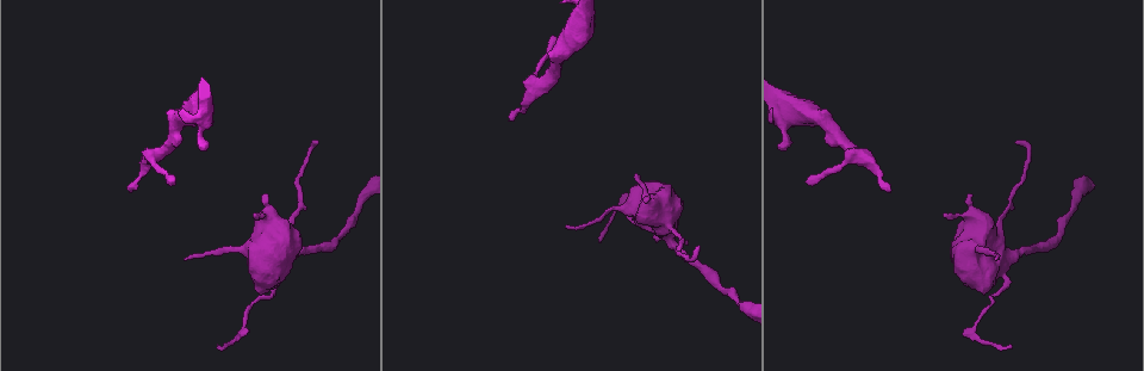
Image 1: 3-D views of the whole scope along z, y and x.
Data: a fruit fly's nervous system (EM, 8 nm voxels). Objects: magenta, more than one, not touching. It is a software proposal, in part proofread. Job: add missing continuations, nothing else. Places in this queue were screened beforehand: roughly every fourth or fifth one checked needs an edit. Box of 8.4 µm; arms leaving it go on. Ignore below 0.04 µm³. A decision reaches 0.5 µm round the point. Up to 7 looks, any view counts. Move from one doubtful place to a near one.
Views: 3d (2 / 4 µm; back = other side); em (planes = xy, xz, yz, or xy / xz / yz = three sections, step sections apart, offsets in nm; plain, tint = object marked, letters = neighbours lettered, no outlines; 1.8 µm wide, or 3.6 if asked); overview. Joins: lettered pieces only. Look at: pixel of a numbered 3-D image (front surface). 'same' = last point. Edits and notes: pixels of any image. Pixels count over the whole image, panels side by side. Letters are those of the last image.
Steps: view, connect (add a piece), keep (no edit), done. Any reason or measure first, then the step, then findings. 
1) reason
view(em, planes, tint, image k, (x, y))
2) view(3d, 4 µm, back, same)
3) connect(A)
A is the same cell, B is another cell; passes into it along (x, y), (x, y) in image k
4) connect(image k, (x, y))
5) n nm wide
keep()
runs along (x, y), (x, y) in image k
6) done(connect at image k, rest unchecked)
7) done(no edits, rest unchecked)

touches itself
view(3d, 4 µm, image 1, (1002, 290))

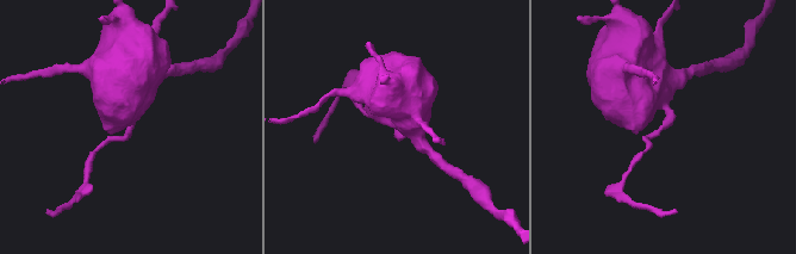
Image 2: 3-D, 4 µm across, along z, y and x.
view(em, xz, step 16, tint, image 2, (661, 129))

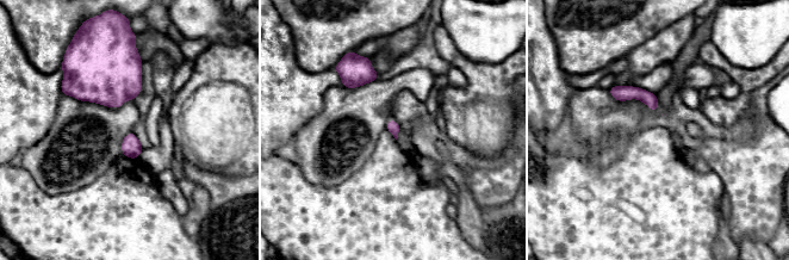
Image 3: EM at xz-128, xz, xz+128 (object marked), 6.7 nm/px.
view(em, planes, letters, same)

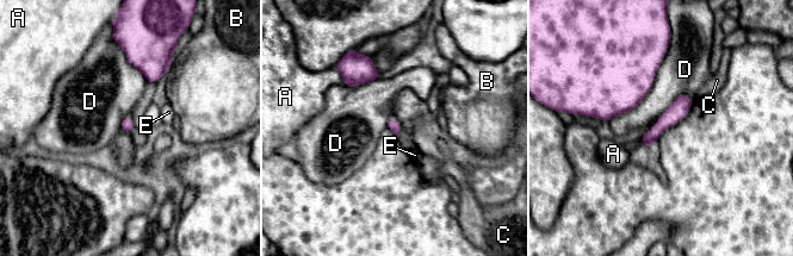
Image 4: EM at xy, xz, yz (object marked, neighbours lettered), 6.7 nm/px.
keep()
A, B, C, D and E are other cells; runs along (685, 98), (682, 105), (646, 143) in image 4; no lettered piece goes on from it

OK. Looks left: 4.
free end
view(3d, 4 µm, image 1, (784, 149))

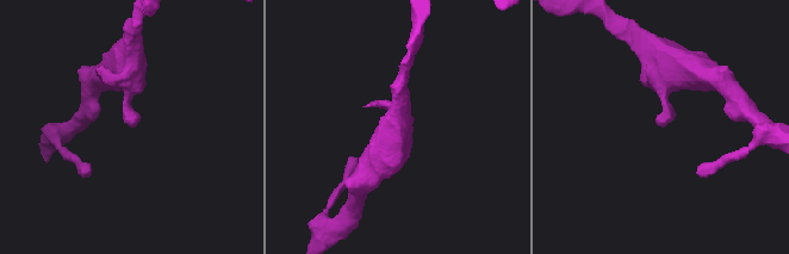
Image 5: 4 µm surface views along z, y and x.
view(em, yz, step 4, plain, image 5, (663, 121))

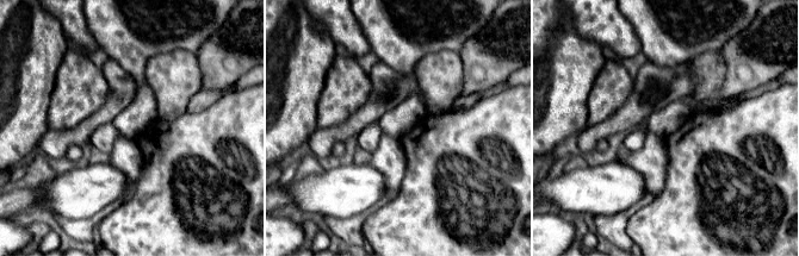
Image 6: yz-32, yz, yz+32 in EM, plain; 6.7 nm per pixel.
what lies round it
view(em, yz, step 4, letters, same)

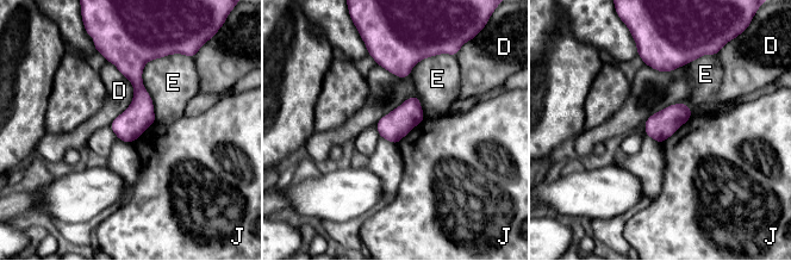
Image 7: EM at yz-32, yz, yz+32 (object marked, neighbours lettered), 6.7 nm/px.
keep()
D, E and J are other cells; runs along (124, 56), (139, 89), (131, 138) in image 7; no lettered piece goes on from it

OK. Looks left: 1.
an open end
view(em, planes, letters, image 1, (887, 190))

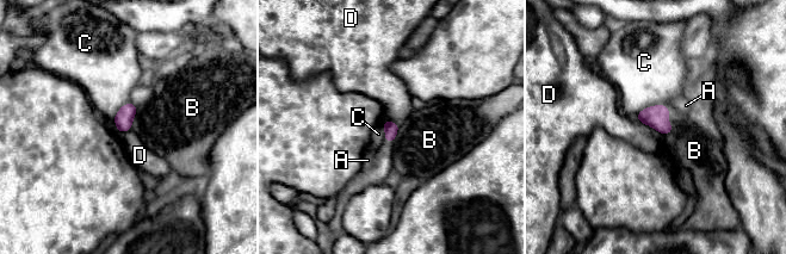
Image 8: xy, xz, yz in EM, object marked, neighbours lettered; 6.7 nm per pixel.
90 nm wide
keep()
A, B, C and D are other cells; border along (636, 118), (662, 135) in image 8; no lettered piece goes on from it

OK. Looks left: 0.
done(no edits, rest unchecked)

